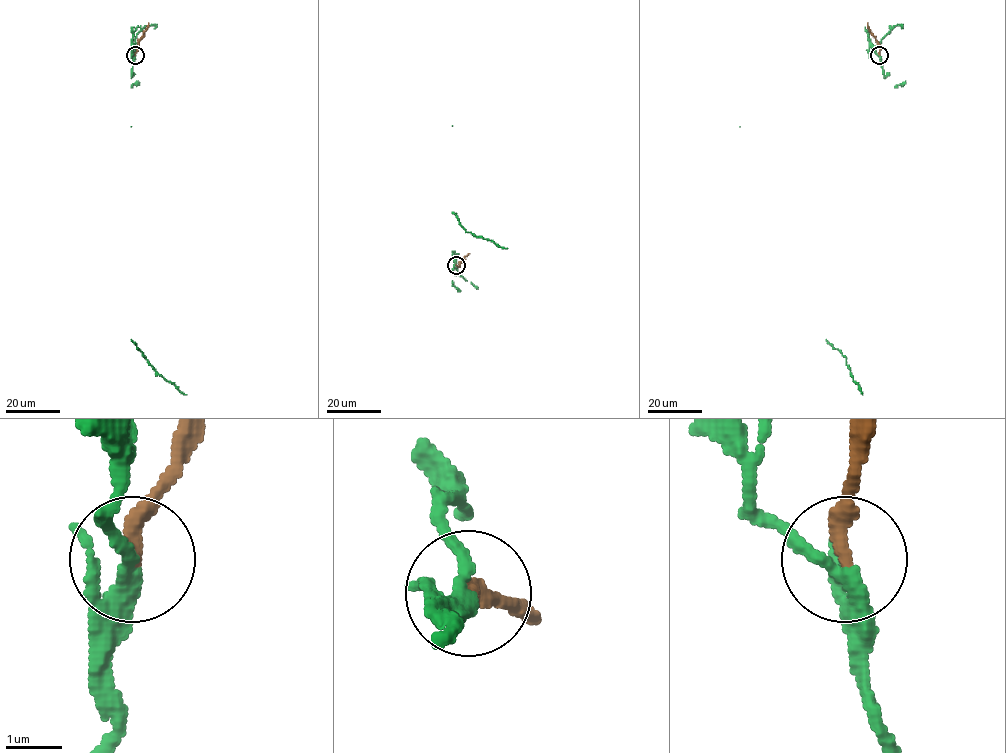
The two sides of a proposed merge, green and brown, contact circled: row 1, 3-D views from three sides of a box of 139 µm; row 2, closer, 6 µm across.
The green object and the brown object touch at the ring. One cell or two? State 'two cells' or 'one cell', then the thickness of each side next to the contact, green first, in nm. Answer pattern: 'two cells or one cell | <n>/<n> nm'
two cells | 240/320 nm

